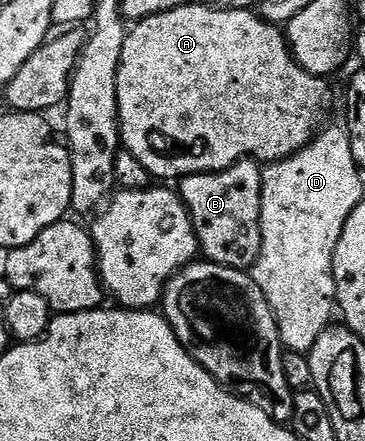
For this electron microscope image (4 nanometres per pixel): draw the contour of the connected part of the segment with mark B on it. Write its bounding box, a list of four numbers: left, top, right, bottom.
[178,158,262,271]

